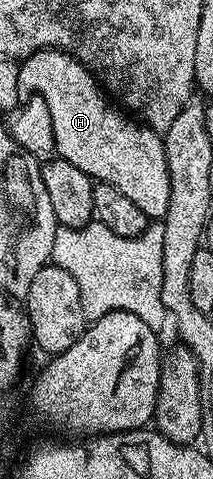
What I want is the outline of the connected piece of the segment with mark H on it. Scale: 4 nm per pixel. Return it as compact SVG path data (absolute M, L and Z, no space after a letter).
M40 49L19 62L18 68L21 90L25 94L41 97L50 111L59 160L74 163L74 167L78 167L78 171L86 171L93 182L118 187L118 191L122 191L122 195L126 195L126 199L130 199L137 207L142 207L150 219L163 218L170 203L170 175L161 134L129 119L119 108L111 109L108 106L109 98L102 92L92 72L61 49Z

